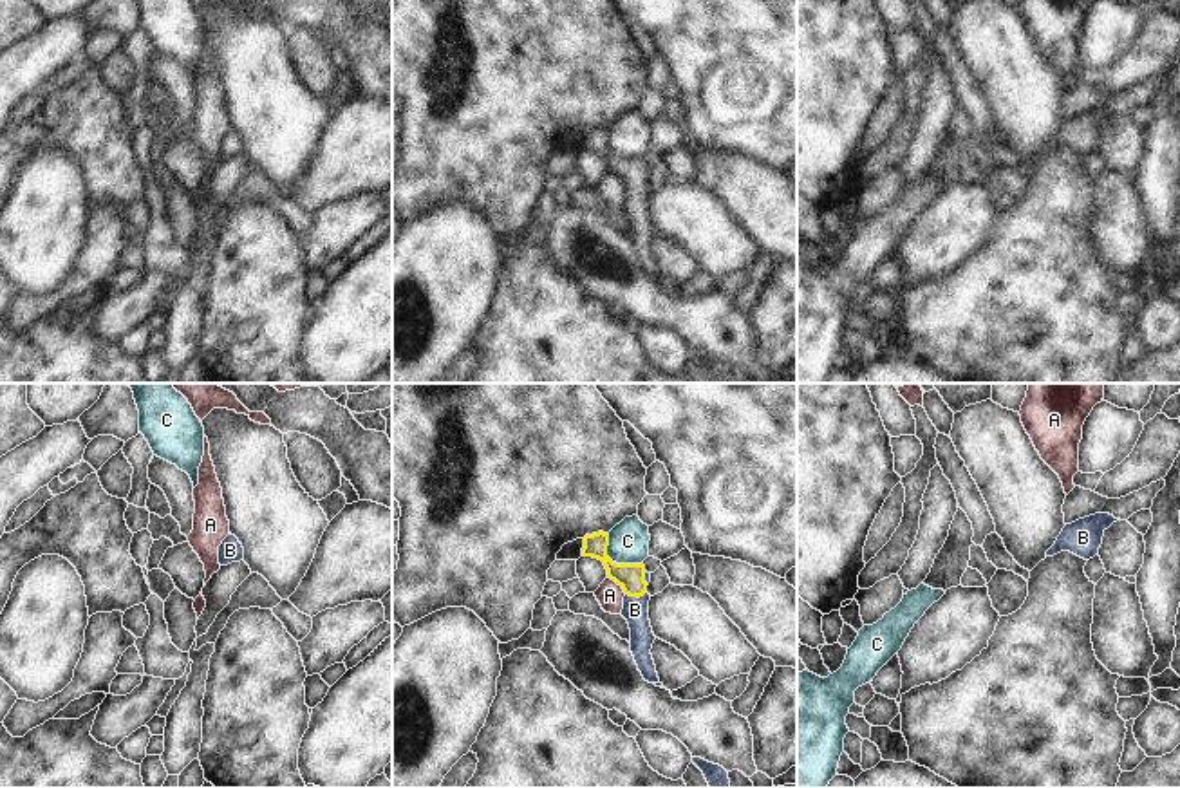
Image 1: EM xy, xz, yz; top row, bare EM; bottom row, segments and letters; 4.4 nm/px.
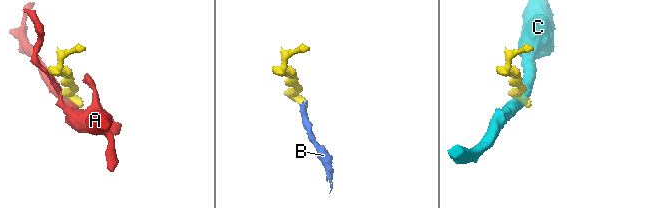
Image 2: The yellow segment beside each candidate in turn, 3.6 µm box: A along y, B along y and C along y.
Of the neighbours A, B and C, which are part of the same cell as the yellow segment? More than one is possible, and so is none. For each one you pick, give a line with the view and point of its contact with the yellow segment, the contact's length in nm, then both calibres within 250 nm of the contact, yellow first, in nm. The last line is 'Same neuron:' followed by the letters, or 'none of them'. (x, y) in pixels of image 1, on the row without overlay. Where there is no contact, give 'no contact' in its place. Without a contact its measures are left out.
B: meets yellow in xz at (636, 190); contact 100 nm long; 120 nm thick on the yellow side, 110 nm on the other
Same neuron: B

